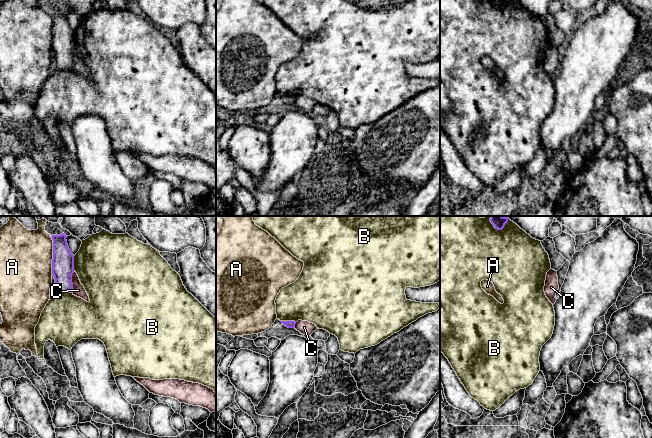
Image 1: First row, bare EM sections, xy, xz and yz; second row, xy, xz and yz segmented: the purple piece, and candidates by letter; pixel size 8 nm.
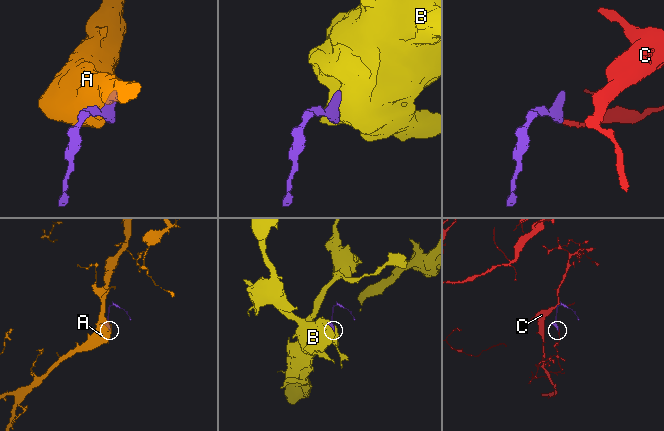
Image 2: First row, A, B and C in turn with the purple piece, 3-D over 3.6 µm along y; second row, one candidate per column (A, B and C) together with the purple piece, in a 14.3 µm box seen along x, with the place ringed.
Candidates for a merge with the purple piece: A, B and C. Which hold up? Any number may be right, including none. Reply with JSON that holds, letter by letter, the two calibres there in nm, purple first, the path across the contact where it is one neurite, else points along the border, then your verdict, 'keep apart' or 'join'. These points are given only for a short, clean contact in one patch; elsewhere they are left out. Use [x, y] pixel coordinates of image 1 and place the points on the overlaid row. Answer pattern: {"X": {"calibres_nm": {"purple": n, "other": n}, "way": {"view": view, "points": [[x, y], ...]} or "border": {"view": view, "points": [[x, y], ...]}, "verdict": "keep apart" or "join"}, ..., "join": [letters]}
{"A": {"calibres_nm": {"purple": 180, "other": 420}, "verdict": "keep apart"}, "B": {"calibres_nm": {"purple": 180, "other": 460}, "verdict": "keep apart"}, "C": {"calibres_nm": {"purple": 180, "other": 100}, "border": {"view": "xy", "points": [[74, 271], [72, 274], [71, 291]]}, "verdict": "keep apart"}, "join": []}

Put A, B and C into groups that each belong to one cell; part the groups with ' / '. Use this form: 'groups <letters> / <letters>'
groups A / B / C

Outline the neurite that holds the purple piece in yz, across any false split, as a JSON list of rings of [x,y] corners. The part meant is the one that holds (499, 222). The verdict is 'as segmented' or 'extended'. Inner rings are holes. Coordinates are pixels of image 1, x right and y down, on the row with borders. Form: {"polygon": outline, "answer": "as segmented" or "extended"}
{"polygon": [[[491,216],[490,221],[496,229],[502,230],[508,222],[508,219],[509,218],[507,216]]], "answer": "as segmented"}

